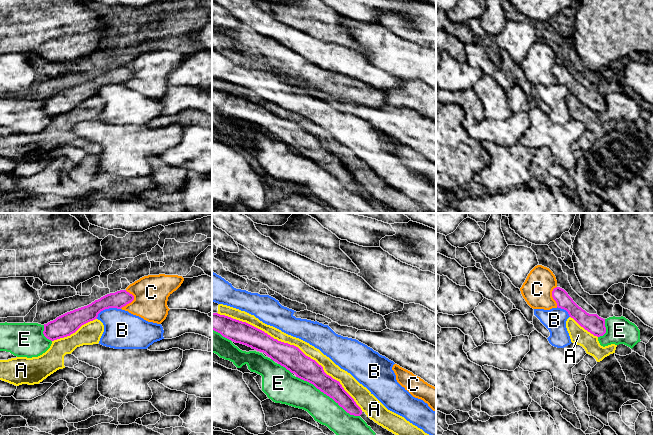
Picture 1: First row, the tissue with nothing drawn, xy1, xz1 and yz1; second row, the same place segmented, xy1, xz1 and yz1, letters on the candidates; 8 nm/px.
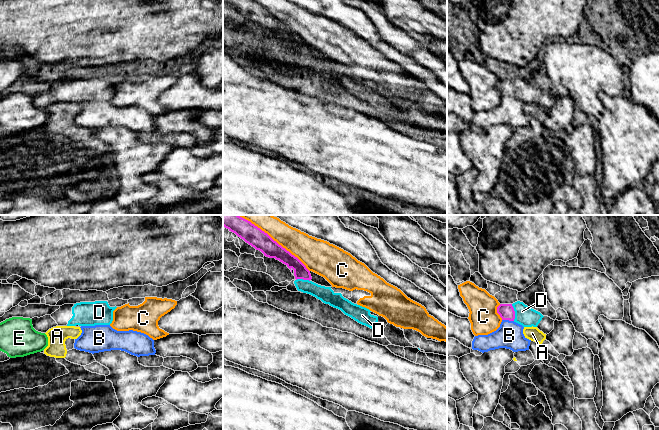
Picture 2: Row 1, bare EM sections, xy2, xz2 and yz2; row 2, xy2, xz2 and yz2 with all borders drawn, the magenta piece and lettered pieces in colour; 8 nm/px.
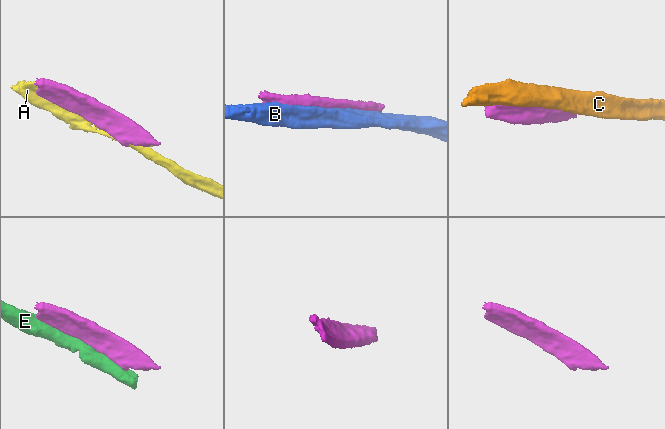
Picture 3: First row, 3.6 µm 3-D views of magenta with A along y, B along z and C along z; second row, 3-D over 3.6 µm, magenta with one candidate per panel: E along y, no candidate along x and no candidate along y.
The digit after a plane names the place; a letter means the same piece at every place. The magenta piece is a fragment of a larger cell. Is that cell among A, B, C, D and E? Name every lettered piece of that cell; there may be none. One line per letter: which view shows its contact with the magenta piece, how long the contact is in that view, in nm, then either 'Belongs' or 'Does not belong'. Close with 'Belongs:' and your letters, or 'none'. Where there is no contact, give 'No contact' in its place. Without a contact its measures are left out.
A: Touches magenta in xz1. Shared border 1400 nm. Does not belong
B: Touches magenta in xy1. Shared border 220 nm. Does not belong
C: Touches magenta in xz2. Shared border 750 nm. Does not belong
D: Touches magenta in yz2. Shared border 140 nm. Belongs
E: Touches magenta in xz1. Shared border 600 nm. Does not belong
Belongs: D

